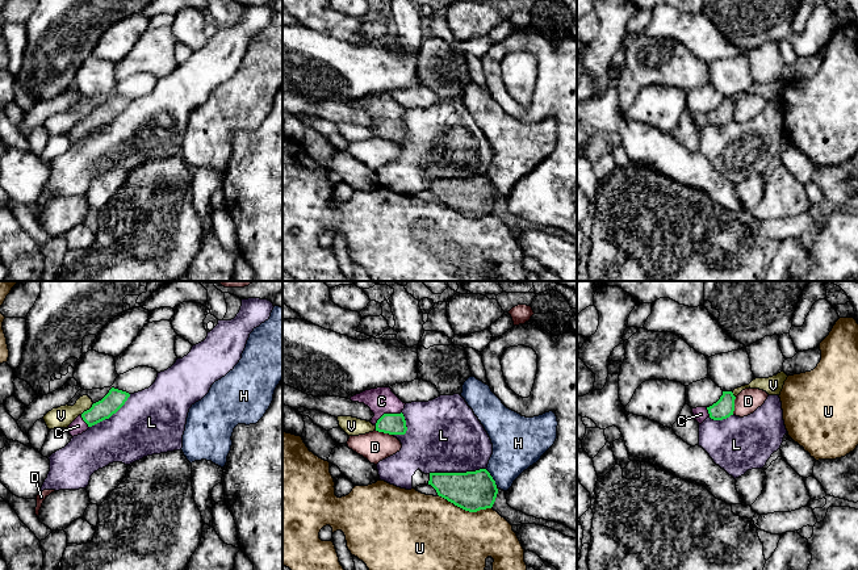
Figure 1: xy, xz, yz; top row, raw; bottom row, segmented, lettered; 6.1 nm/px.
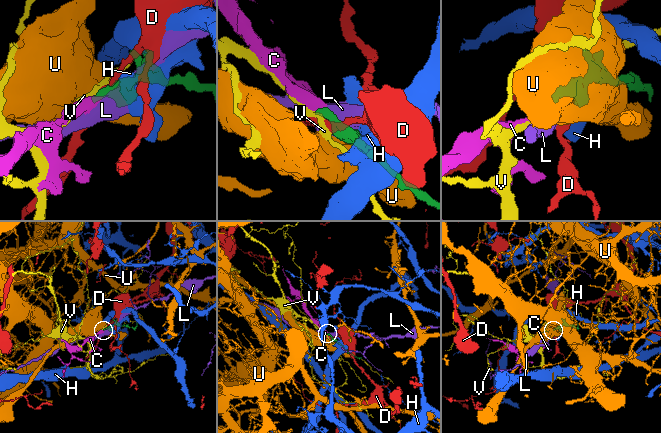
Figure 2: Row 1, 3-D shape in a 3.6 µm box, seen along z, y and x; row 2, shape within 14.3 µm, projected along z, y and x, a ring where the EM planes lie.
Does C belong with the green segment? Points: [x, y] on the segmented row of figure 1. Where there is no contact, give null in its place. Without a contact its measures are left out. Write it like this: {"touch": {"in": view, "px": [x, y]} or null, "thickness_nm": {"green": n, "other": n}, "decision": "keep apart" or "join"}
{"touch": {"in": "xz", "px": [386, 414]}, "thickness_nm": {"green": 130, "other": 160}, "decision": "join"}

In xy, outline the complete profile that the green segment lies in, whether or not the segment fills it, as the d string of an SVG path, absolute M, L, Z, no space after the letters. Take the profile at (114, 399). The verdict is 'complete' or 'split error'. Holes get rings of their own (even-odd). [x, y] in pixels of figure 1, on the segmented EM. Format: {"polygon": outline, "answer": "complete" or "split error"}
{"polygon": "M112 387L101 401L93 403L89 410L84 411L68 426L70 435L72 437L81 435L89 427L109 419L125 405L129 397L129 393Z", "answer": "split error"}

